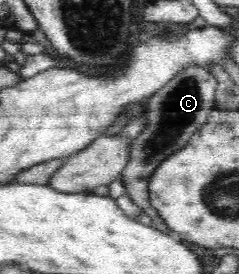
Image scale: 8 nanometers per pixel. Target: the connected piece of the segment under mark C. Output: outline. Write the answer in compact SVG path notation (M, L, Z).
M193 65L165 83L149 99L145 99L143 117L148 119L146 128L135 139L129 141L129 161L123 169L122 179L129 198L151 218L152 225L165 235L170 229L151 206L149 199L148 181L157 169L157 166L173 153L184 148L189 143L189 138L209 119L210 111L214 110L216 100L217 78L205 67Z

